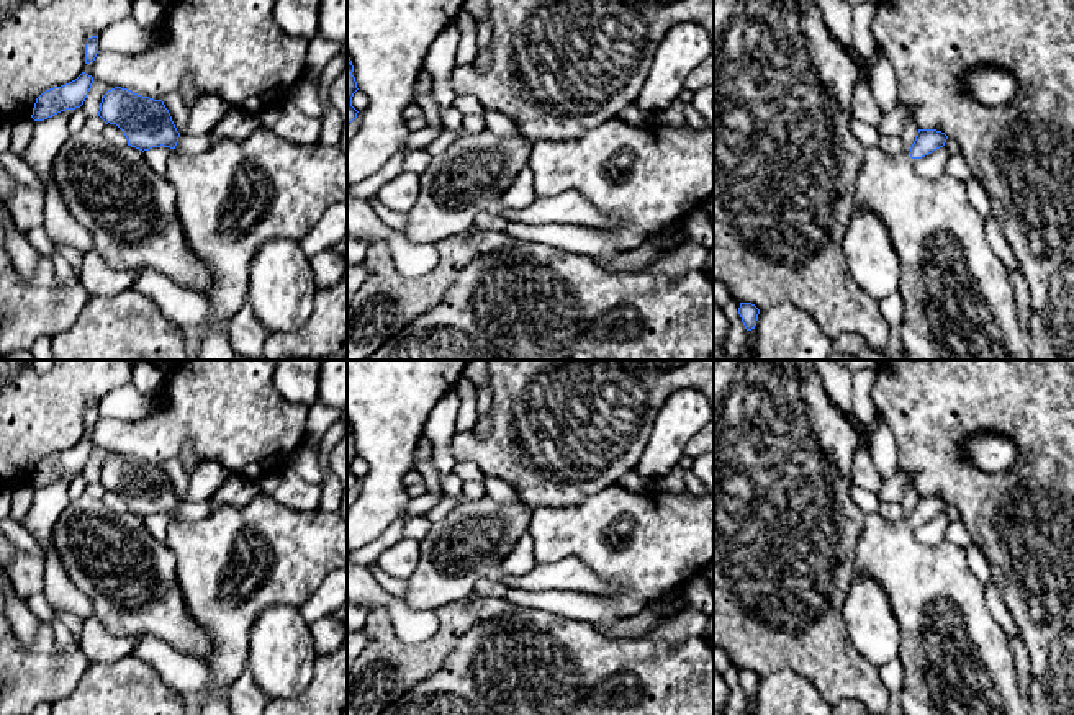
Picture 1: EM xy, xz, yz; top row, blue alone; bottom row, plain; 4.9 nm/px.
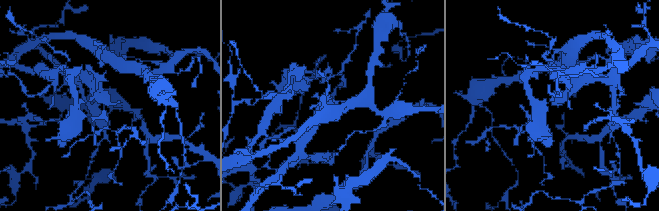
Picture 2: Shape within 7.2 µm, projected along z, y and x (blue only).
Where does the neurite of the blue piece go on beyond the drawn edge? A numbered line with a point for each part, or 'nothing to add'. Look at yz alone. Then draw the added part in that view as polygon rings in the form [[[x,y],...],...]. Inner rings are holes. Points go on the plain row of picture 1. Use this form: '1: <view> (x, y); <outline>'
1: yz (956, 660); [[[879,512],[869,514],[856,540],[855,574],[869,576],[882,587],[899,622],[902,715],[1030,715],[1030,704],[1018,687],[1009,636],[991,615],[986,586],[971,573],[961,546],[946,540],[936,546],[923,545],[915,538],[910,520],[889,522]]]

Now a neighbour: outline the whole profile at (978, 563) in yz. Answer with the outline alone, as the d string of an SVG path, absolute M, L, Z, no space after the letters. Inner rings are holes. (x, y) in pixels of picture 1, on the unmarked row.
M969 543L966 548L966 561L971 569L971 573L986 586L992 582L992 574L989 569L989 561L984 555L984 551L976 545Z

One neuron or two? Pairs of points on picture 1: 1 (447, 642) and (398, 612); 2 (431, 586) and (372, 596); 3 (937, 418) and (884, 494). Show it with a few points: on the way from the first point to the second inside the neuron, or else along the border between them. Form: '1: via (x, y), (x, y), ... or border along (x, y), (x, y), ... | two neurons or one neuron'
1: border along (437, 609), (429, 637), (397, 637) | two neurons
2: border along (403, 601), (411, 609), (436, 609) | two neurons
3: border along (901, 470), (916, 483) | two neurons

